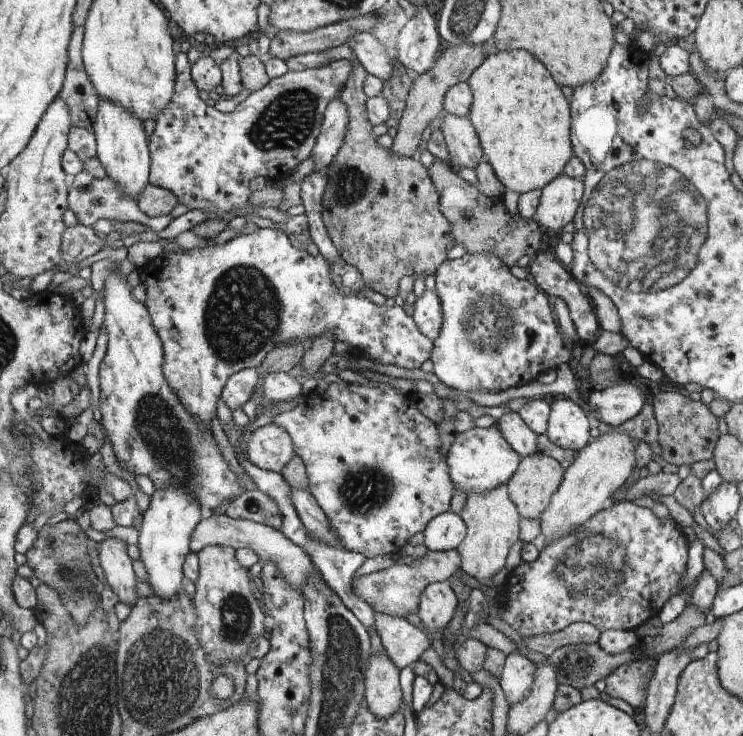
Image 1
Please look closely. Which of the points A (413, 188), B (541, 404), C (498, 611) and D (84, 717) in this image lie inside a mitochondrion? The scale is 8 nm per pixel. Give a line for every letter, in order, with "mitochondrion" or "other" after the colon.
A: other
B: other
C: other
D: mitochondrion

